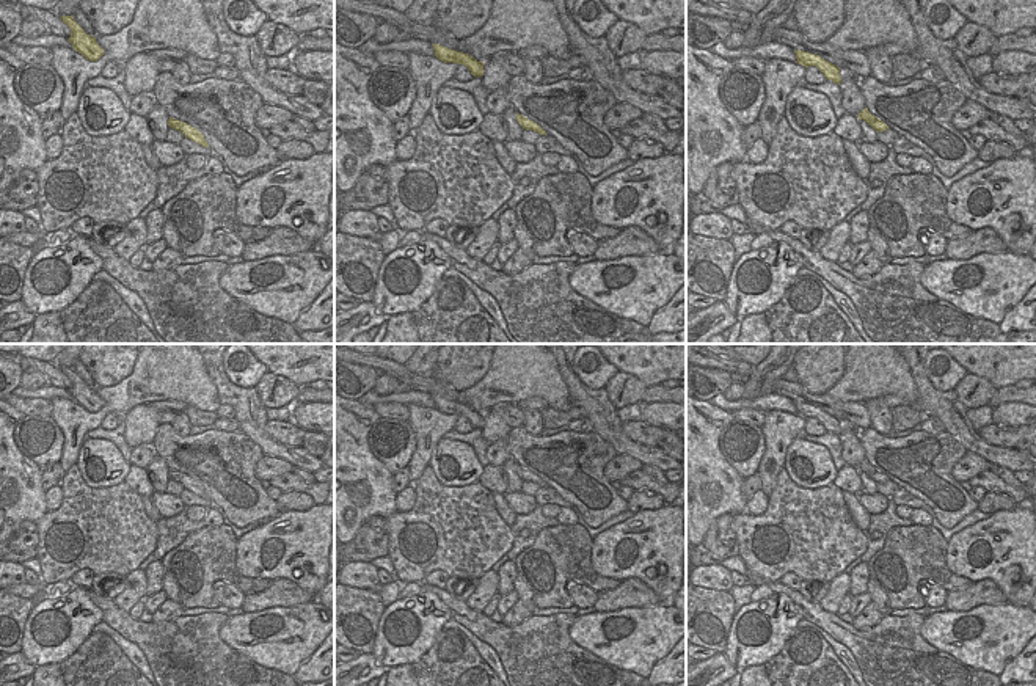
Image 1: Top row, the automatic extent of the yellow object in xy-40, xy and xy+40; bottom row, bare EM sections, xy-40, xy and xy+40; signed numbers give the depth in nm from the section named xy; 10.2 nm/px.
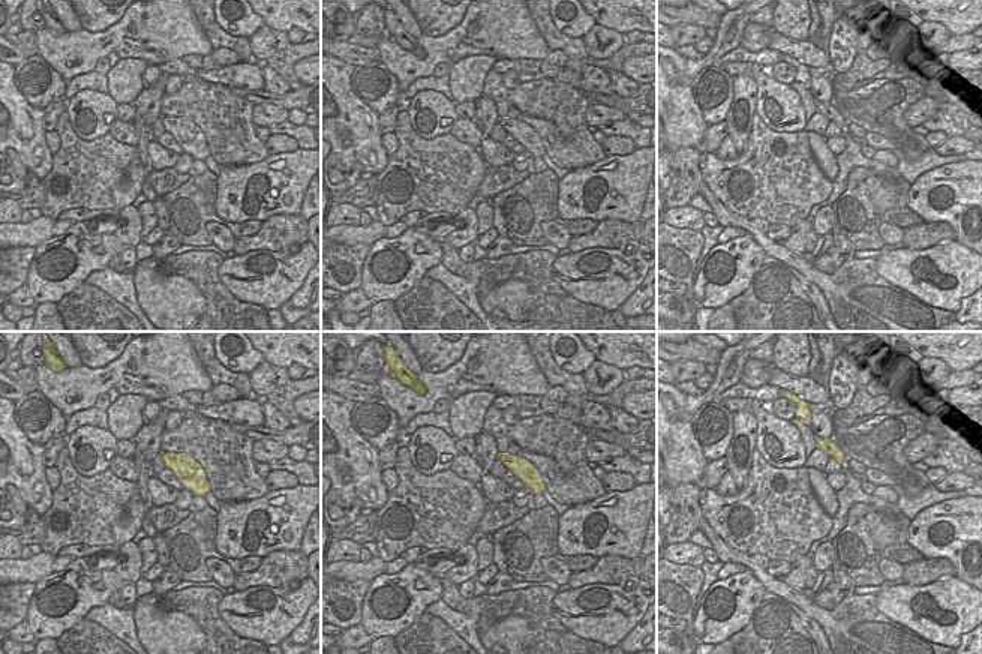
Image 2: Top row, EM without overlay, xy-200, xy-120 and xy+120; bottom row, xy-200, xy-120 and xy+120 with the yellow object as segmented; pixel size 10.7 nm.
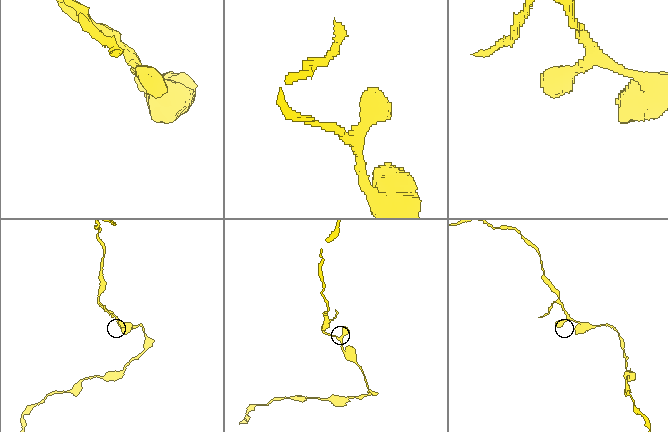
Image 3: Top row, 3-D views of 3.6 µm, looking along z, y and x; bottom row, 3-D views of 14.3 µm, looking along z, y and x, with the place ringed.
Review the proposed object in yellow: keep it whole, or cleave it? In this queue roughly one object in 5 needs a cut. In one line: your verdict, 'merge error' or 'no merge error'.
no merge error

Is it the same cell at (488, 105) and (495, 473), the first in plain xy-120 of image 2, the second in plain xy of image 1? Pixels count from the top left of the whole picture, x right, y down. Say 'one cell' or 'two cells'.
two cells

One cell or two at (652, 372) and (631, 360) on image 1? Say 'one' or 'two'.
one

